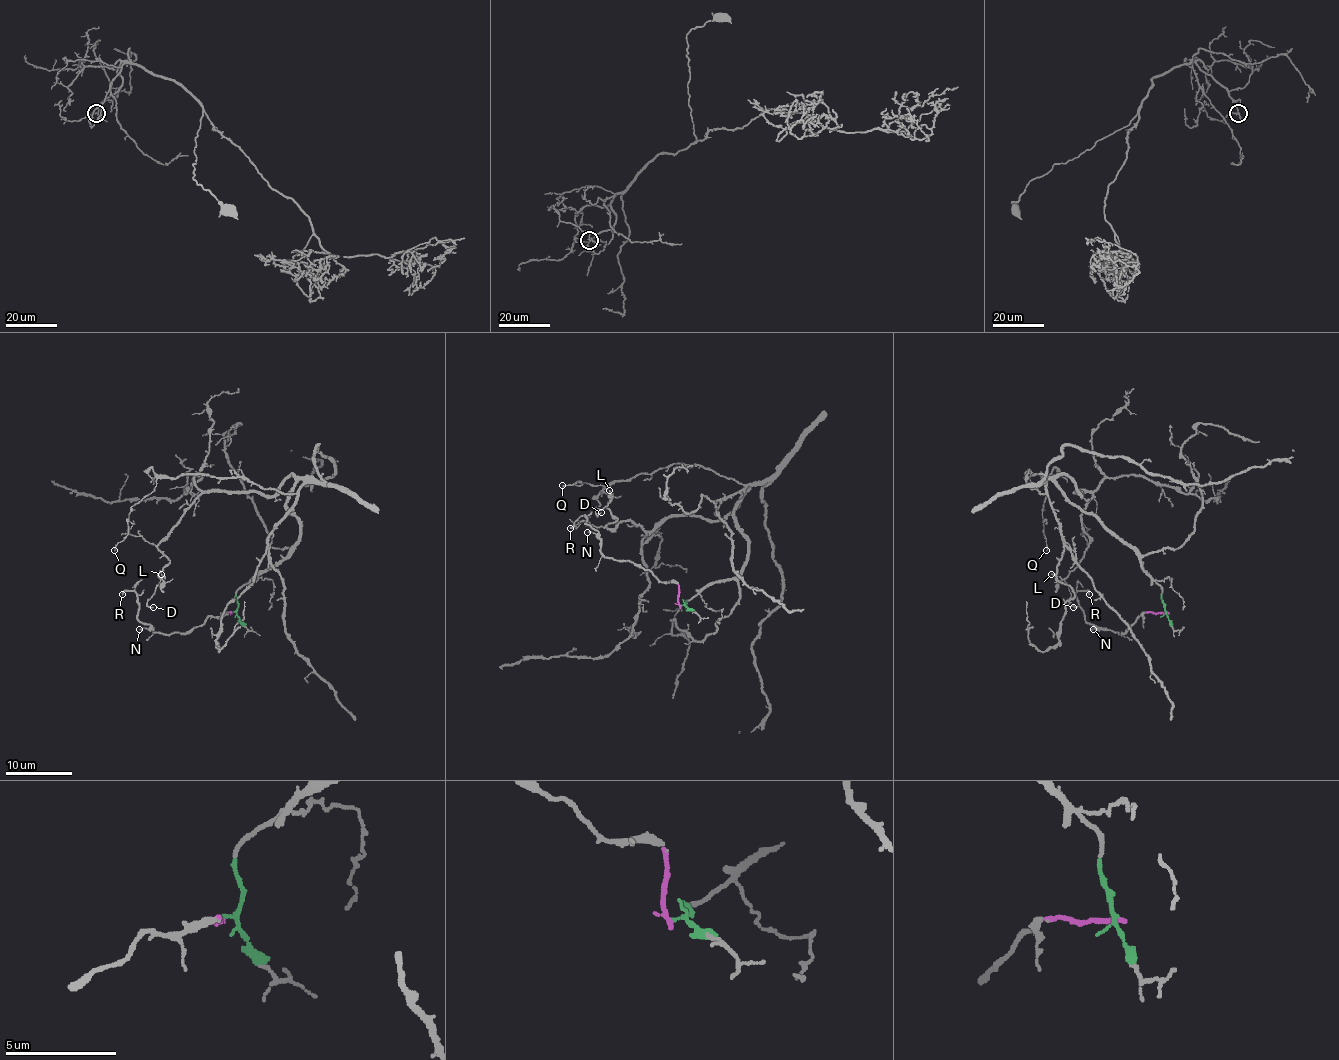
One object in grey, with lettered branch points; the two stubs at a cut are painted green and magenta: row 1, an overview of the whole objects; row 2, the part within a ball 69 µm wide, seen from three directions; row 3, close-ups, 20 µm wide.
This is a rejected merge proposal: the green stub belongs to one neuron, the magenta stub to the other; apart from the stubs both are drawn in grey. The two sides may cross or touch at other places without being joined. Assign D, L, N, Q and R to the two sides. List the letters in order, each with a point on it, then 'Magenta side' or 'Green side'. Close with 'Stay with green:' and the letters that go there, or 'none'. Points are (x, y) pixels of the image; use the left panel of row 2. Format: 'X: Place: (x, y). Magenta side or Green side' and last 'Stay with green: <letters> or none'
D: Place: (153, 607). Green side
L: Place: (161, 574). Green side
N: Place: (139, 629). Magenta side
Q: Place: (114, 550). Green side
R: Place: (122, 594). Magenta side
Stay with green: D, L, Q

